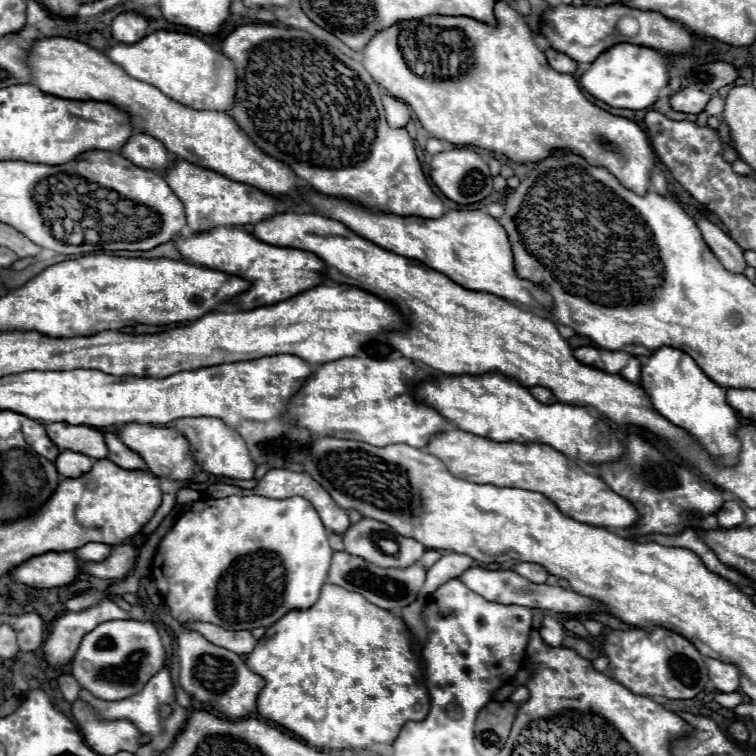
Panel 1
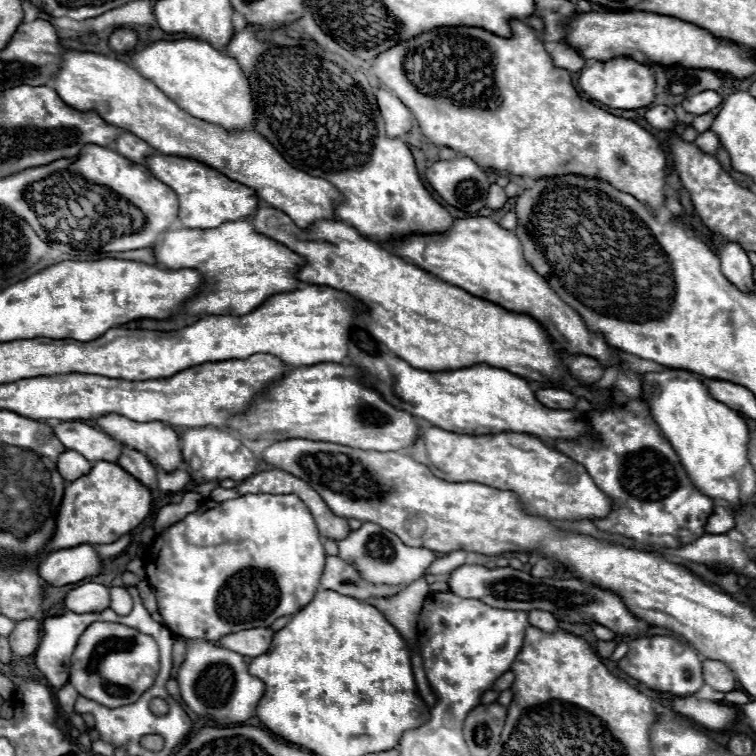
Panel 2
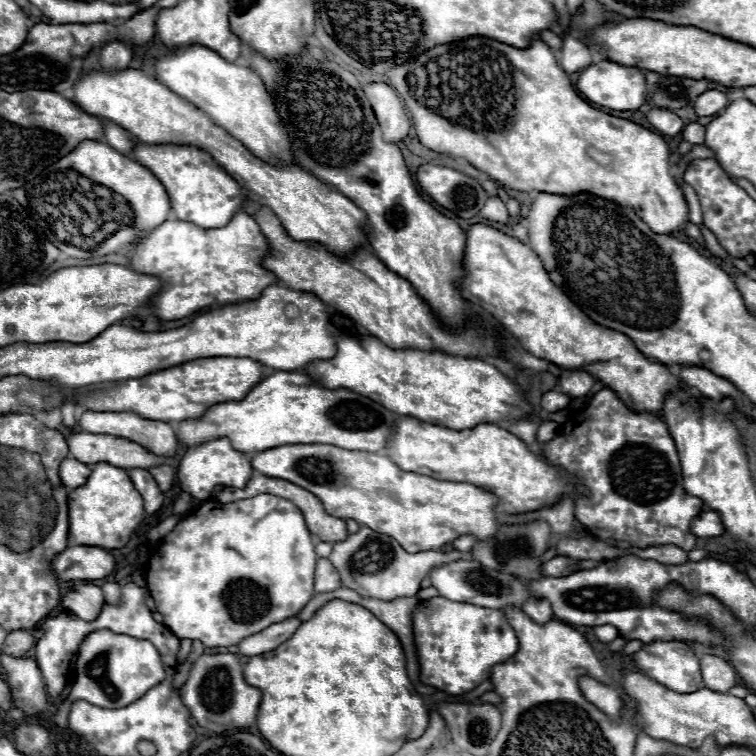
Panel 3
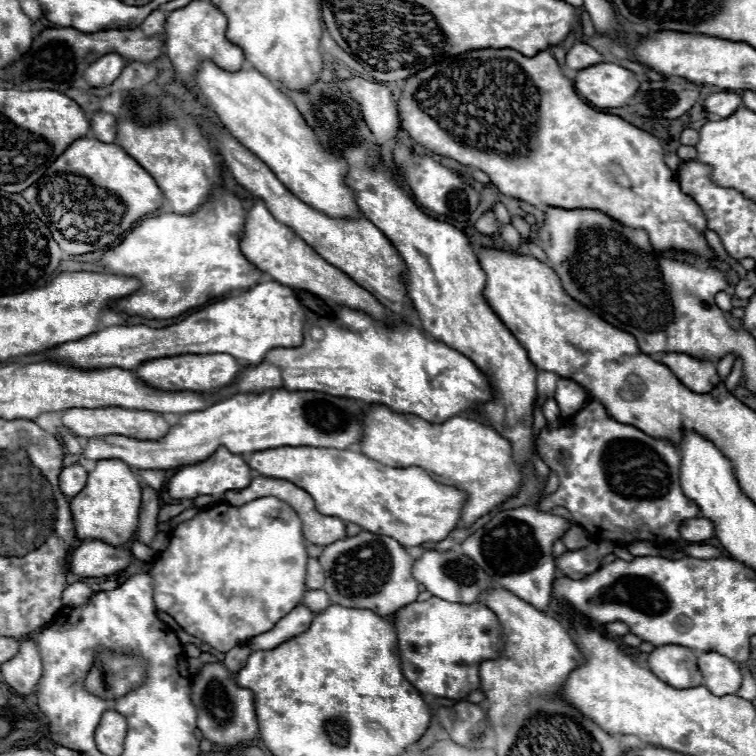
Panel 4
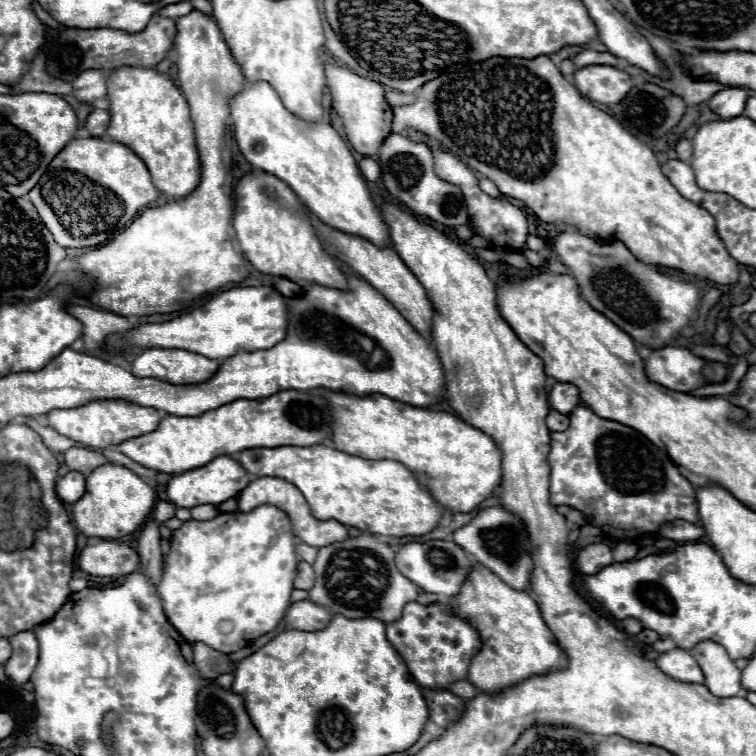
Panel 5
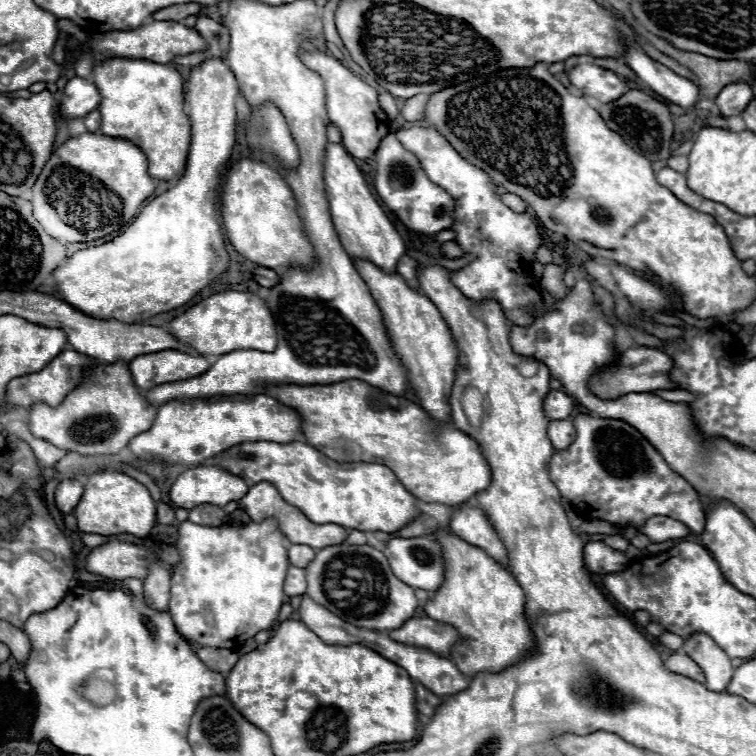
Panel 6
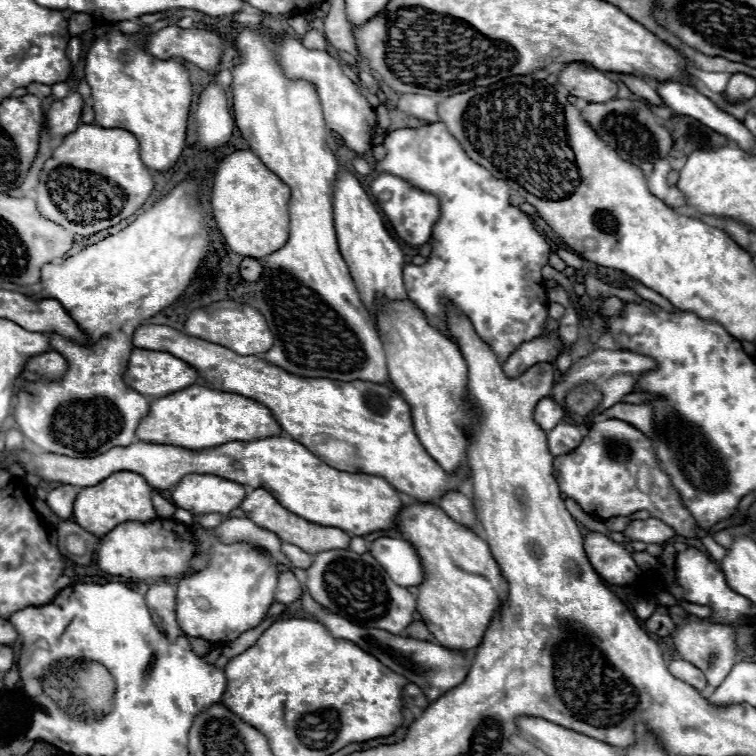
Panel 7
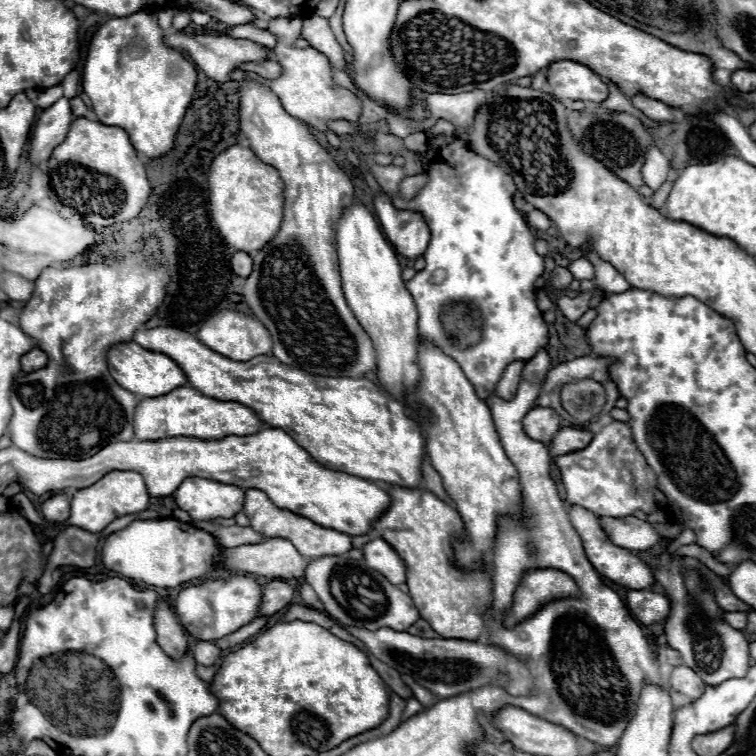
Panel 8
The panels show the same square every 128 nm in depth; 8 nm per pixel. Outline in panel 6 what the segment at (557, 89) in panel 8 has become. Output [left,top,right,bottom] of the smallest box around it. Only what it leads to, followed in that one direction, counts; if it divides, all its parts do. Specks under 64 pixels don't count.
[568,64,628,102]

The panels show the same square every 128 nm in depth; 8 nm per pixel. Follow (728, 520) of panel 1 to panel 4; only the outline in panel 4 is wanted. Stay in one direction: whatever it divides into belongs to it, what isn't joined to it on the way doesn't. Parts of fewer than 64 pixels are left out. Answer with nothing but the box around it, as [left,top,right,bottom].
[680,518,714,542]

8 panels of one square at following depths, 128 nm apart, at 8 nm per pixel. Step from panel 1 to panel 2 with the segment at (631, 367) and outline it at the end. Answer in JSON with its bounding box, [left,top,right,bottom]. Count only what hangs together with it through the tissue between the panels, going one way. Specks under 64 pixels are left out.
[554,362,714,548]

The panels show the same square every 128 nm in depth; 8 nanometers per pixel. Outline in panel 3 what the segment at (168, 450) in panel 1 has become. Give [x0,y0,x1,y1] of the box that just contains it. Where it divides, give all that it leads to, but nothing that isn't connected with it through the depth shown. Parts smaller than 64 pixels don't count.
[78,410,178,458]

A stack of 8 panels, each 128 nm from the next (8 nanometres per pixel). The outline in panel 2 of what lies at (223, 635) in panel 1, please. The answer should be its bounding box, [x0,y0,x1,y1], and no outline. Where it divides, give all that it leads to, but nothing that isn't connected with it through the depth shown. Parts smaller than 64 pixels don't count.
[218,628,274,658]

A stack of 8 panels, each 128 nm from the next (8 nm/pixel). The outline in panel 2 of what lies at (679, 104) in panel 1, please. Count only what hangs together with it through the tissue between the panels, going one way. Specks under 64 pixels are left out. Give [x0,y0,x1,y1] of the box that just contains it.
[682,90,722,114]

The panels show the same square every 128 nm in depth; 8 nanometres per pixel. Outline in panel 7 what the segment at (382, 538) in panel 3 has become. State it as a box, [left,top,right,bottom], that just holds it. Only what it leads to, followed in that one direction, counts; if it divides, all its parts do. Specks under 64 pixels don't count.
[306,548,416,634]

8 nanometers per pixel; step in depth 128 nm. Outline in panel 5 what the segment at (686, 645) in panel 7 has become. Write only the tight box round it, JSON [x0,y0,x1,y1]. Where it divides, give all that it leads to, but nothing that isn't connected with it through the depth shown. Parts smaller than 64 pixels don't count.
[690,642,742,698]

